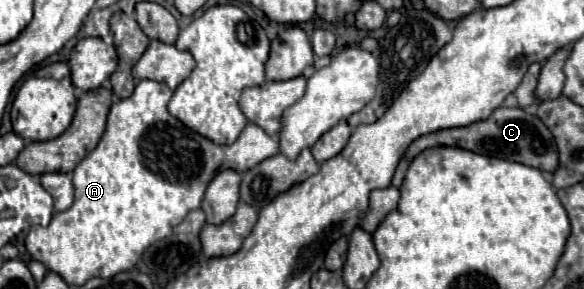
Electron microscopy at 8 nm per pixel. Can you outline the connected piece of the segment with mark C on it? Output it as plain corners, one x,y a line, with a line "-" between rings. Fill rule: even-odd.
498,107
492,117
478,121
476,125
468,125
464,129
442,129
440,133
428,133
420,139
416,139
408,151
406,151
406,159
412,161
418,153
422,153
428,147
460,147
460,149
468,149
474,153
482,153
482,155
490,155
490,157
500,157
500,159
508,159
508,161
516,161
522,165
530,165
536,167
540,171
554,171
558,165
558,155
556,155
556,147
554,147
554,139
548,131
548,127
536,117
526,113
524,109
516,107
516,109
508,109
508,107

